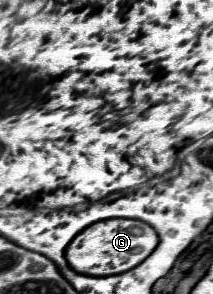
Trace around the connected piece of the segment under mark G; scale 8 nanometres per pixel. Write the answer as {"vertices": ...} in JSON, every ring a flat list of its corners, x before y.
{"vertices":[[106,219,78,233,66,249,66,259,74,271,84,275,118,275,140,265,156,249,156,245,158,235,148,223,136,219]]}

